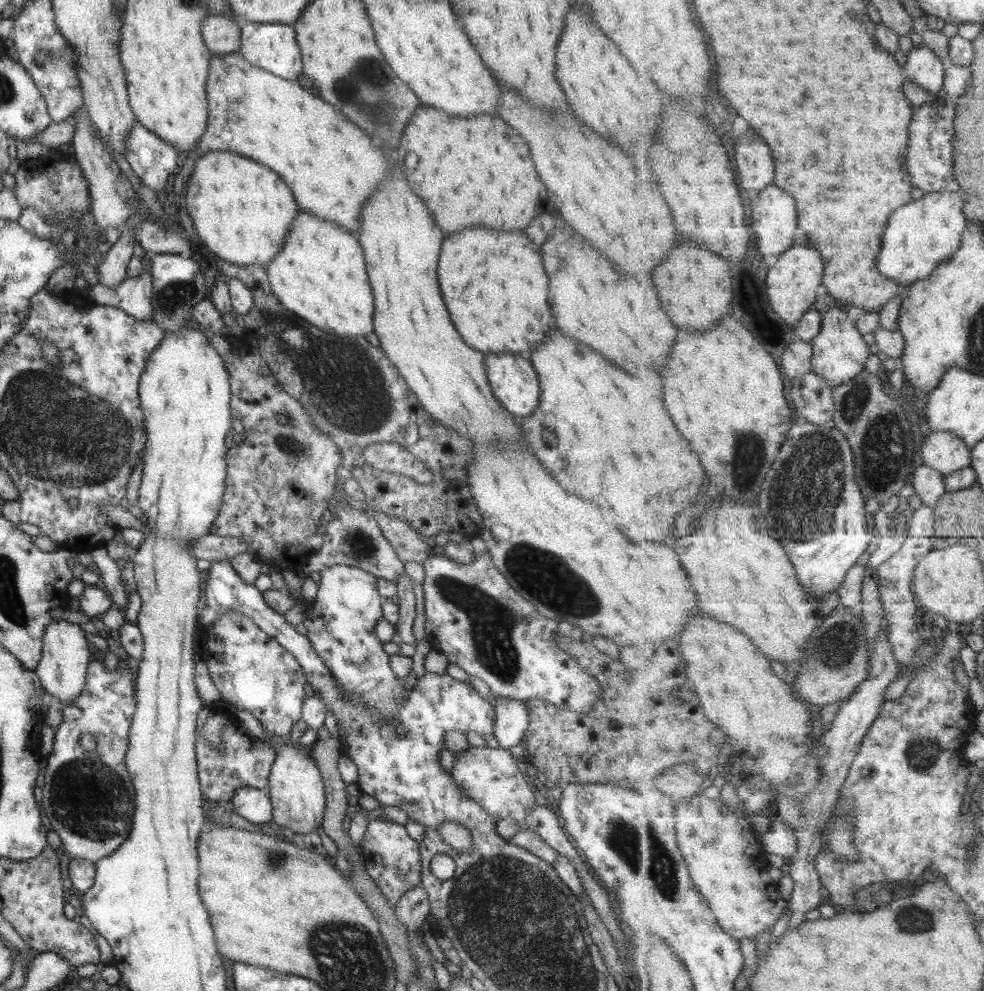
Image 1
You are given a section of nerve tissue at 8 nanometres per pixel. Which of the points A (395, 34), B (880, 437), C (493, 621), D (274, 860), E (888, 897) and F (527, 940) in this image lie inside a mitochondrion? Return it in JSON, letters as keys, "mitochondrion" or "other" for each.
{"A":"other","B":"mitochondrion","C":"mitochondrion","D":"mitochondrion","E":"mitochondrion","F":"mitochondrion"}

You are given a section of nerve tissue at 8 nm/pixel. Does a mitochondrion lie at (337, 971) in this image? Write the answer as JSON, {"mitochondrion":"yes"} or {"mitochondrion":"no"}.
{"mitochondrion":"yes"}

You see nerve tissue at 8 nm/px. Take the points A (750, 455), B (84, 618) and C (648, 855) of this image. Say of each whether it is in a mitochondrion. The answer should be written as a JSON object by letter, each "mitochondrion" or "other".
{"A":"mitochondrion","B":"other","C":"mitochondrion"}

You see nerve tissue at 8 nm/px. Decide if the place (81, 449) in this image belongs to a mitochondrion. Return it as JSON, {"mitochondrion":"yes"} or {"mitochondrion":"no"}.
{"mitochondrion":"yes"}

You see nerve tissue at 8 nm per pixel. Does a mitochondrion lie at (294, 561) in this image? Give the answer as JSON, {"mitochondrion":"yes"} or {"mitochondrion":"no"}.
{"mitochondrion":"no"}

